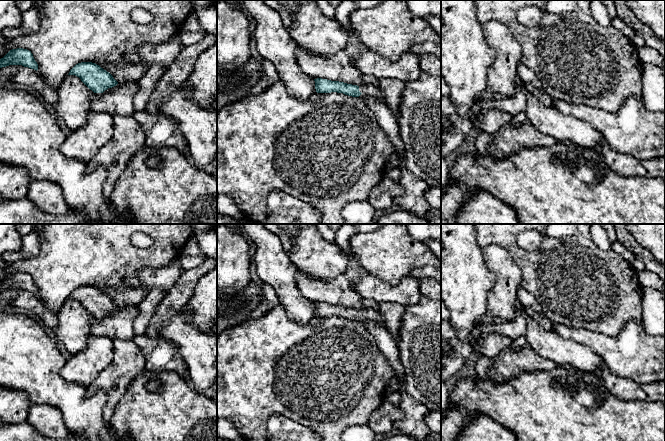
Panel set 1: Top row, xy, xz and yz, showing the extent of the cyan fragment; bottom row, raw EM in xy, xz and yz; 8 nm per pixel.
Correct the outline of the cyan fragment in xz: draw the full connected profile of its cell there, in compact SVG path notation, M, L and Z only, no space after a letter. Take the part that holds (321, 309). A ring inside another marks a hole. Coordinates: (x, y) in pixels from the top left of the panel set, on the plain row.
M317 302L315 305L315 313L317 317L343 317L348 320L358 321L365 327L366 321L373 321L376 324L385 327L385 320L379 311L369 308L362 308L360 310L347 308L339 305L331 305L327 303Z

